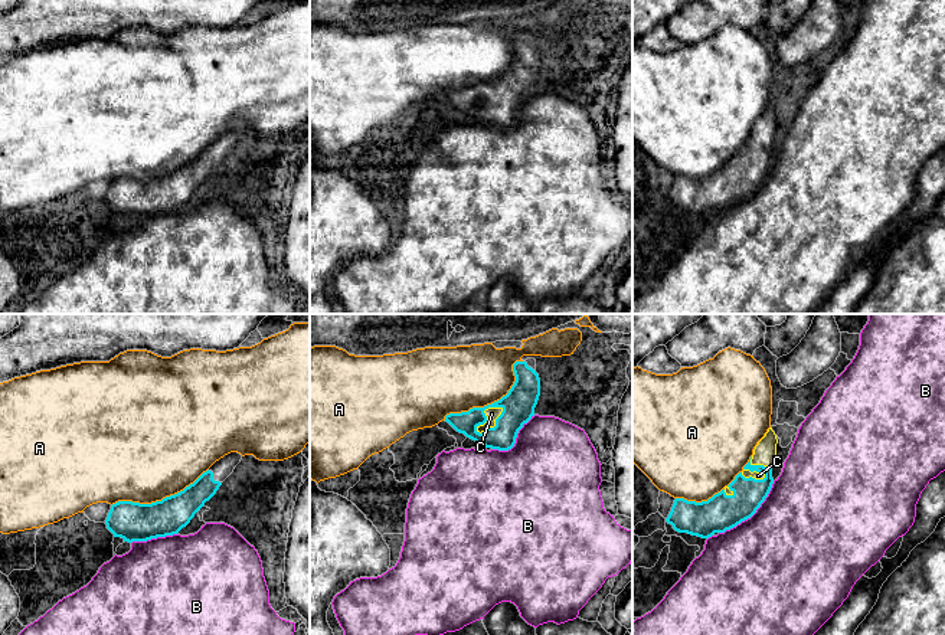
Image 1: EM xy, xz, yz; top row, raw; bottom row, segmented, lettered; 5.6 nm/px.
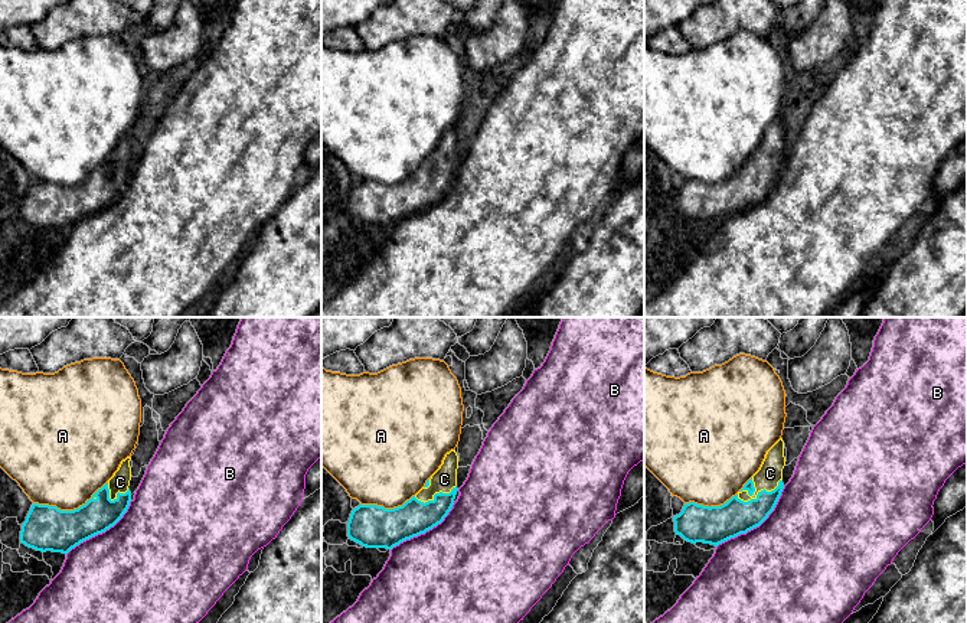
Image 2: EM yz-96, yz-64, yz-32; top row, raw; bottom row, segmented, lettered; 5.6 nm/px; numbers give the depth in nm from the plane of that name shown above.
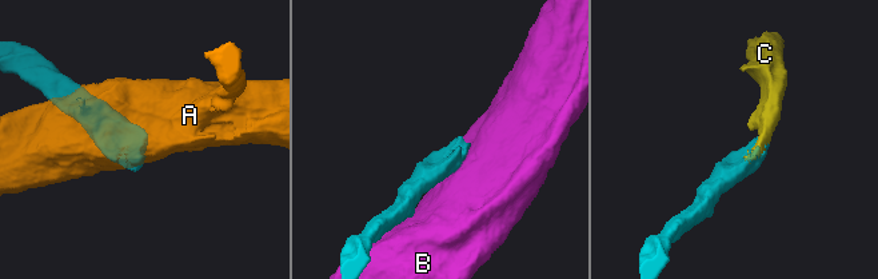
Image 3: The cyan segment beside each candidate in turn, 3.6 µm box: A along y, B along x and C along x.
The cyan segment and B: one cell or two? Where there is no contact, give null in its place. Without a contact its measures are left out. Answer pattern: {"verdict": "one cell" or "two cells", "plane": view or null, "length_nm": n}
{"verdict": "two cells", "plane": "yz", "length_nm": 420}

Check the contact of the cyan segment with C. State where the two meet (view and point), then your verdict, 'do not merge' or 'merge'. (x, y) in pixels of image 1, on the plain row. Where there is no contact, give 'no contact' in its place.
xz (494, 104) | merge

